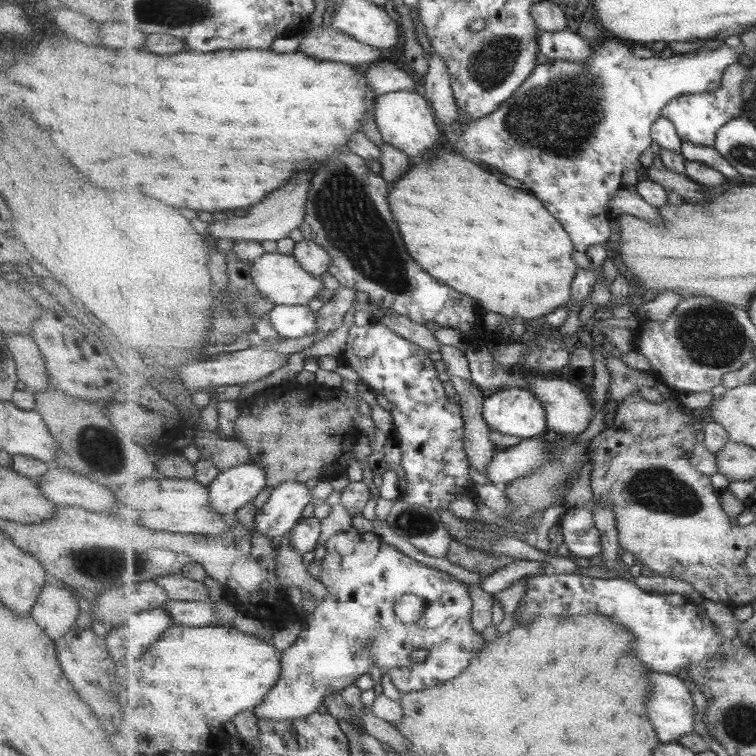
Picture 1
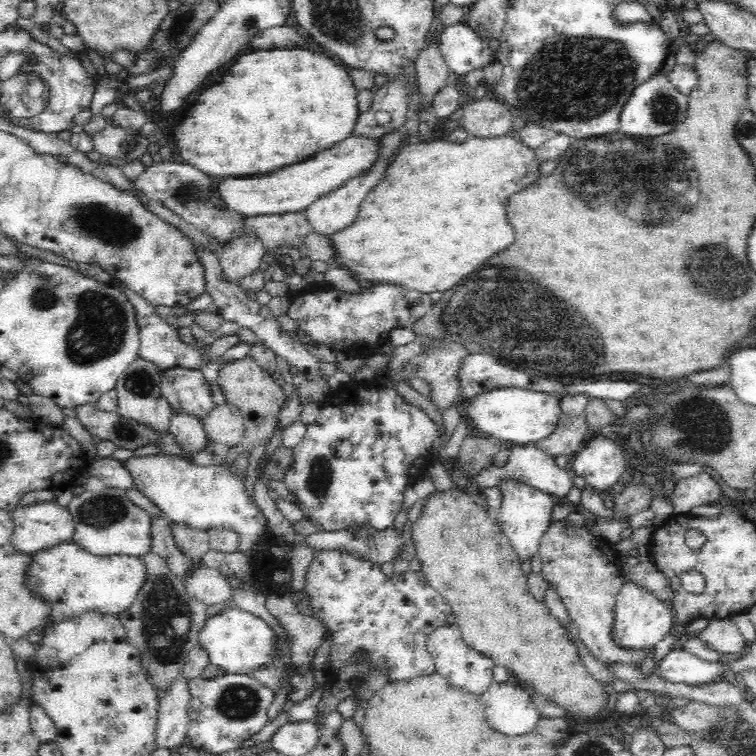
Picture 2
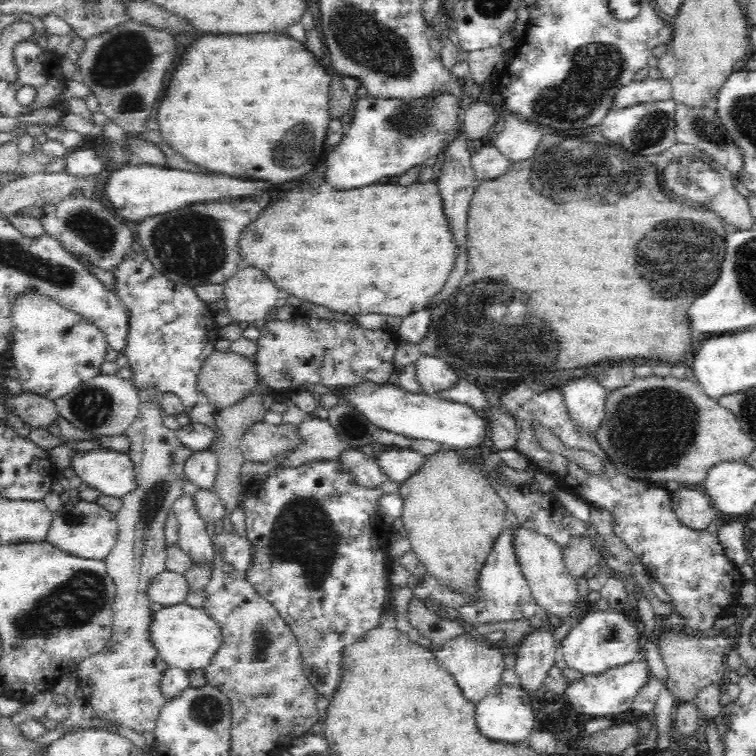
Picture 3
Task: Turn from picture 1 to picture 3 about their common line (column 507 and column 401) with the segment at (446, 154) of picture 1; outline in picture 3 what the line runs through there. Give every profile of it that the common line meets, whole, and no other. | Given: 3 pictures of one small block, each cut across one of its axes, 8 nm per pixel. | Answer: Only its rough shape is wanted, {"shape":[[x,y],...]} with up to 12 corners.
{"shape":[[437,181],[293,186],[243,232],[282,294],[404,319],[454,268]]}

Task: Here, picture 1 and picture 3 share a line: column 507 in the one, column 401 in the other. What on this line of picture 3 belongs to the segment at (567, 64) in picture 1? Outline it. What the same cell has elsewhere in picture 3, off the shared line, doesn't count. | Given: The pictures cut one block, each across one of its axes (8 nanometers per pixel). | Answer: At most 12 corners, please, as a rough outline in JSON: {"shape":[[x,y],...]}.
{"shape":[[452,96],[354,102],[325,182],[356,190],[442,154]]}

